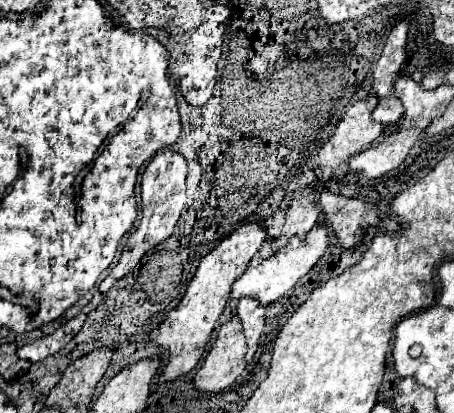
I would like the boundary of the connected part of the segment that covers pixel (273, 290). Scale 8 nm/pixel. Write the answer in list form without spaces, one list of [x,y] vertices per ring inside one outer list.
[[[320,222],[306,234],[306,238],[296,238],[294,236],[290,240],[290,244],[286,248],[282,248],[280,252],[276,252],[274,256],[266,258],[258,266],[248,266],[248,270],[234,282],[232,298],[252,296],[252,298],[258,298],[260,304],[264,304],[264,306],[278,300],[280,296],[290,292],[296,286],[296,282],[300,278],[304,278],[330,252],[330,246],[332,246],[330,232],[326,230],[326,224]]]

